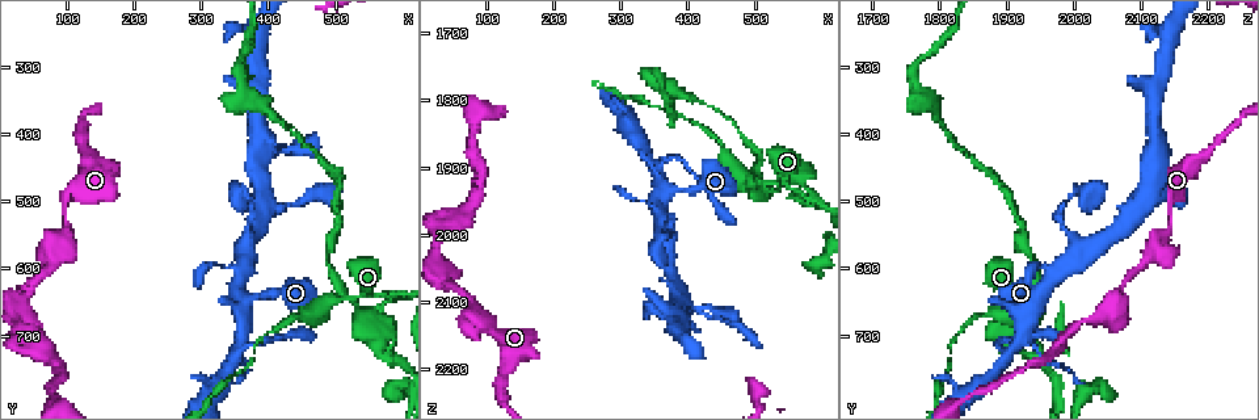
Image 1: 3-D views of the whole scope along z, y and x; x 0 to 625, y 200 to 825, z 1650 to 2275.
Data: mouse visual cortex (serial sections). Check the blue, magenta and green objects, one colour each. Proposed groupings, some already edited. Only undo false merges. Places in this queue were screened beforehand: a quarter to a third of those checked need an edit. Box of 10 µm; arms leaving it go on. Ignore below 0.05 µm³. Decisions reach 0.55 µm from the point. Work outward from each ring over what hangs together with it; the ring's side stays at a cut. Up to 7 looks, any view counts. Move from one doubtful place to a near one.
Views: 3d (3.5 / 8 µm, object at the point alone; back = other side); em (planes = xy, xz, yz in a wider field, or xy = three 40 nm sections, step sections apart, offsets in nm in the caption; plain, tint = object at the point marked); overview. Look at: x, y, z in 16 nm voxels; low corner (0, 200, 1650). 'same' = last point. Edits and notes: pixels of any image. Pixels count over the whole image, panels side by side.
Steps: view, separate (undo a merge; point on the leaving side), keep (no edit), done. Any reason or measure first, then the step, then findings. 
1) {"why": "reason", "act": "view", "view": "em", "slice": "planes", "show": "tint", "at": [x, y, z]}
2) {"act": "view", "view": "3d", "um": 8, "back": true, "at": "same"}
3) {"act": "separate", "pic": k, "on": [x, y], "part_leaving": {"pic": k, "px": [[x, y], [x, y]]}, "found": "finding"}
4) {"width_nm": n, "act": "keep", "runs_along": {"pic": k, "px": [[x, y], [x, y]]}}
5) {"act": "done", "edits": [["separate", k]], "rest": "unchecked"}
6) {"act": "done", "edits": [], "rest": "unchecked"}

{"why": "abrupt turn", "act": "view", "view": "3d", "um": 3.5, "at": [360, 725, 1905]}

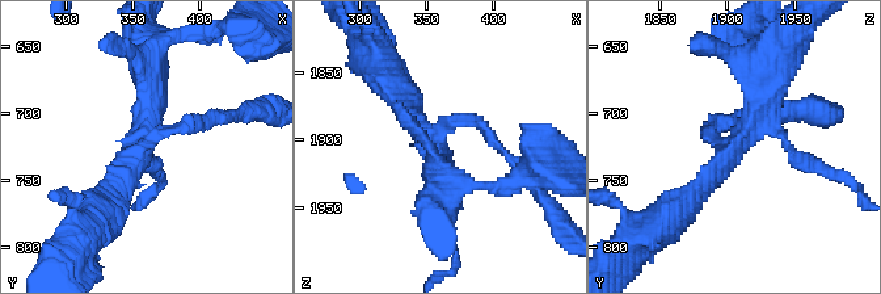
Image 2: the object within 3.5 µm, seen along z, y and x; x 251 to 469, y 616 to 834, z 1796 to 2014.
{"act": "view", "view": "em", "slice": "xy", "step": 3, "show": "tint", "at": [356, 728, 1904]}

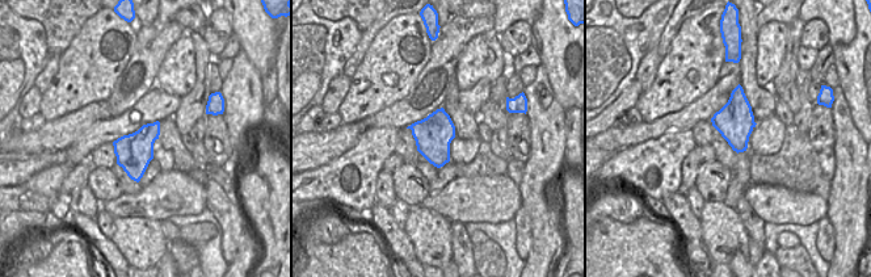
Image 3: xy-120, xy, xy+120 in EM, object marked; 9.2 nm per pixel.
{"why": "another direction", "act": "view", "view": "em", "slice": "xy", "step": 5, "show": "tint", "at": "same"}

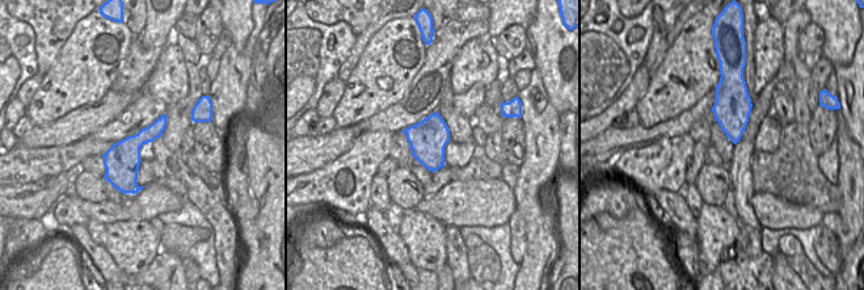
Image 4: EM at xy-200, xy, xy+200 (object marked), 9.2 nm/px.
{"act": "keep", "runs_along": {"pic": 2, "px": [[768, 72], [753, 125], [678, 213]]}, "found": "all the same cell"}

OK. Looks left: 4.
{"why": "small branch off a trunk", "act": "view", "view": "3d", "um": 3.5, "at": [365, 570, 2015]}

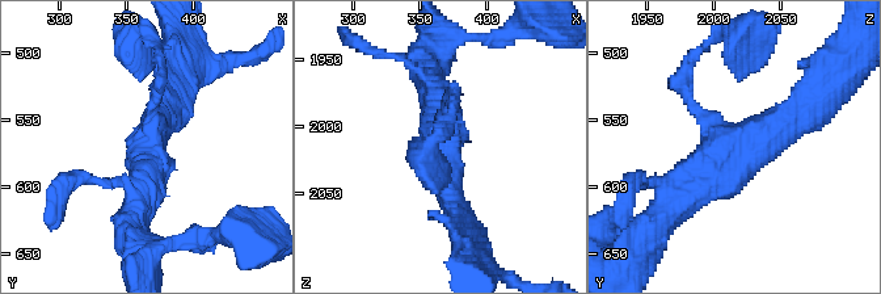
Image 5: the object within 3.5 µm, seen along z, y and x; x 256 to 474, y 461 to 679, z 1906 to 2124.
{"arms": 3, "arm_widths_nm": [150, 350, 450], "act": "view", "view": "em", "slice": "xy", "step": 1, "show": "tint", "at": [368, 566, 2010]}

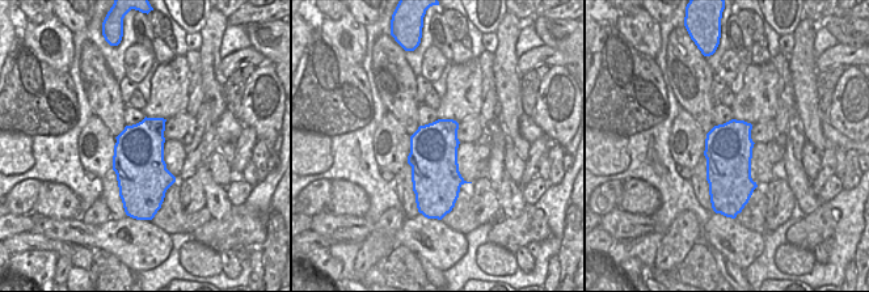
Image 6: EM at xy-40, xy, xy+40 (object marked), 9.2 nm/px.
{"act": "keep", "runs_along": {"pic": 5, "px": [[669, 208], [729, 143], [802, 114]]}, "found": "continuous, no second cell"}

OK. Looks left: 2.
{"why": "calibre changes", "act": "view", "view": "3d", "um": 8, "at": [100, 545, 2140]}

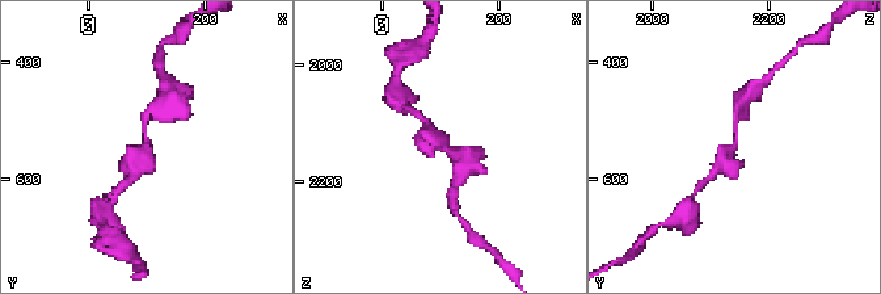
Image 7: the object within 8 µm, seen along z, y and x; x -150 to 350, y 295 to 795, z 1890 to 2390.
{"why": "closer look", "act": "view", "view": "3d", "um": 3.5, "at": "same"}

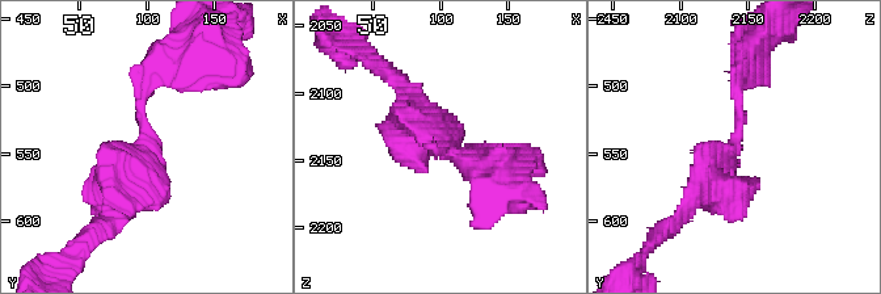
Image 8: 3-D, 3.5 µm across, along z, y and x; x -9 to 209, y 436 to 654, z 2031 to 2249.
{"act": "keep", "runs_along": {"pic": 8, "px": [[742, 68], [736, 141], [688, 209]]}, "found": "all the same cell"}

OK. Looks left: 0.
{"act": "done", "edits": [], "rest": "unchecked"}

